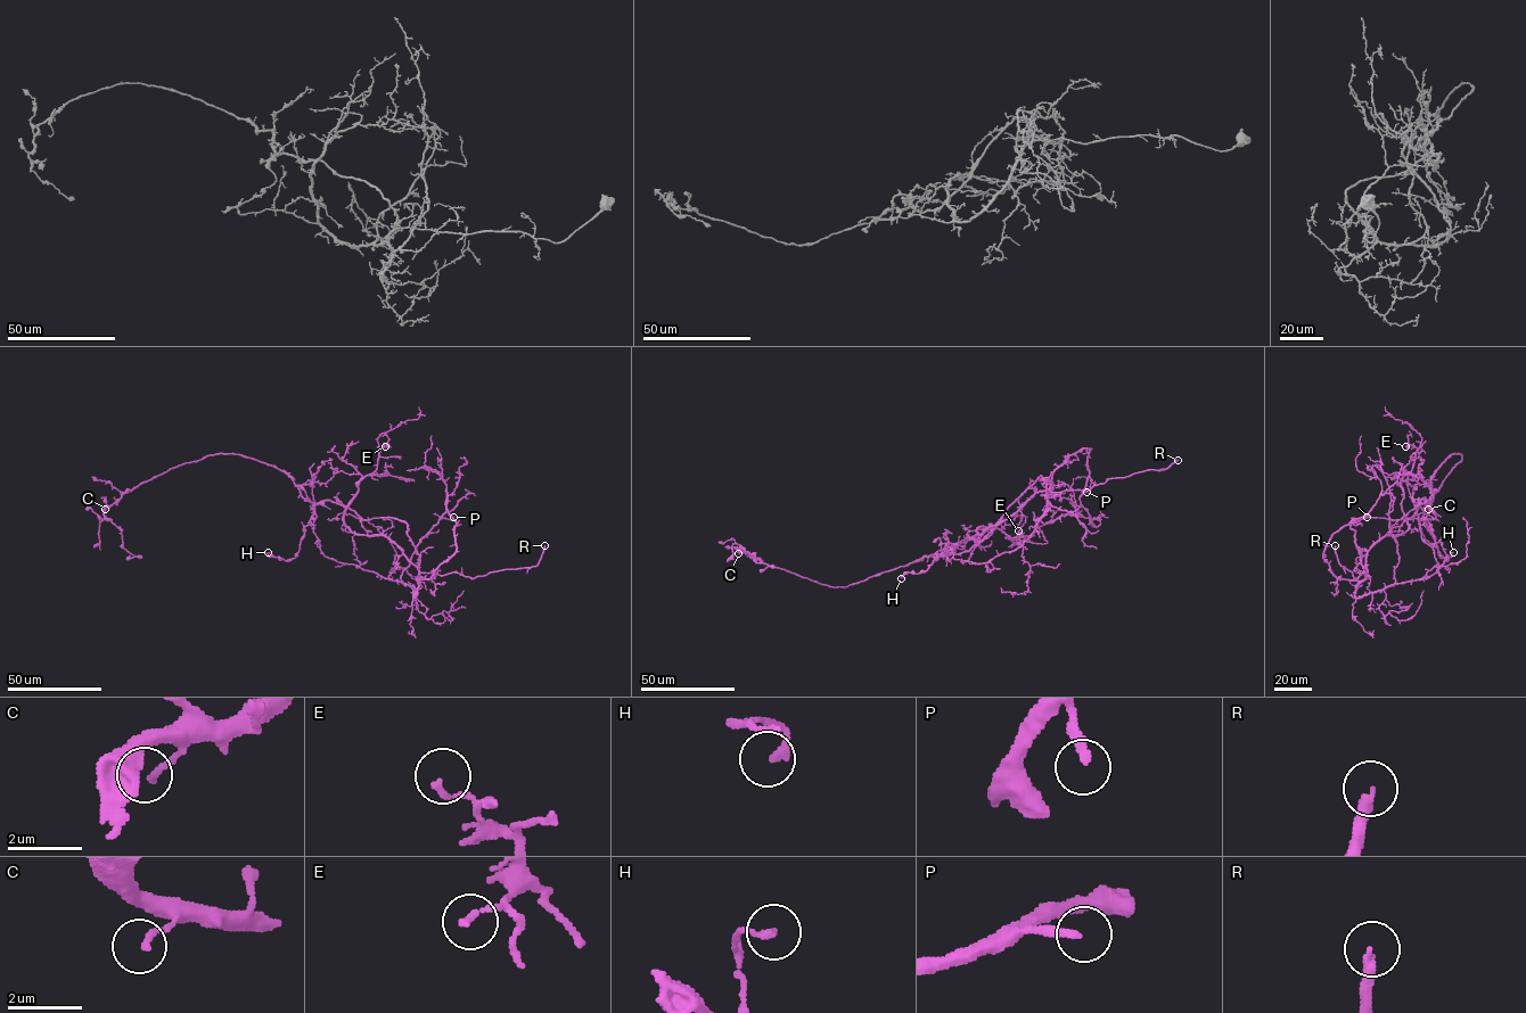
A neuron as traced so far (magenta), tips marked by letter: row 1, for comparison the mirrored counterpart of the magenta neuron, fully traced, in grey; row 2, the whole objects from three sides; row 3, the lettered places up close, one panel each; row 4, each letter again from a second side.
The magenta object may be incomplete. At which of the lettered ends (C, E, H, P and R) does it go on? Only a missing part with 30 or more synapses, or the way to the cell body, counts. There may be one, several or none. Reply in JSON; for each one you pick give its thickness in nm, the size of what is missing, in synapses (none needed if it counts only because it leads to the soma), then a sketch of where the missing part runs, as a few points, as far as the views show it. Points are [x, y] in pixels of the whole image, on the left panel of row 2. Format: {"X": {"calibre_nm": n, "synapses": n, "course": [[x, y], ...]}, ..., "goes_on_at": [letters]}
{"P": {"calibre_nm": 220, "synapses": 40, "course": [[453, 517], [478, 515], [482, 495]]}, "R": {"calibre_nm": 240, "course": [[544, 545], [551, 538], [562, 538], [567, 545]]}, "goes_on_at": ["P", "R"]}

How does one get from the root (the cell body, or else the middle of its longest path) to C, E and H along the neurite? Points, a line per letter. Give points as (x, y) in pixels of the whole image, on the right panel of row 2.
C: (1395, 520), (1428, 503), (1434, 472), (1450, 454), (1460, 453), (1462, 459), (1442, 482), (1428, 509)
E: (1395, 520), (1351, 525), (1364, 566), (1376, 543), (1408, 528), (1401, 482), (1417, 447), (1405, 446)
H: (1395, 520), (1428, 500), (1427, 518), (1436, 546), (1447, 560), (1453, 552)

